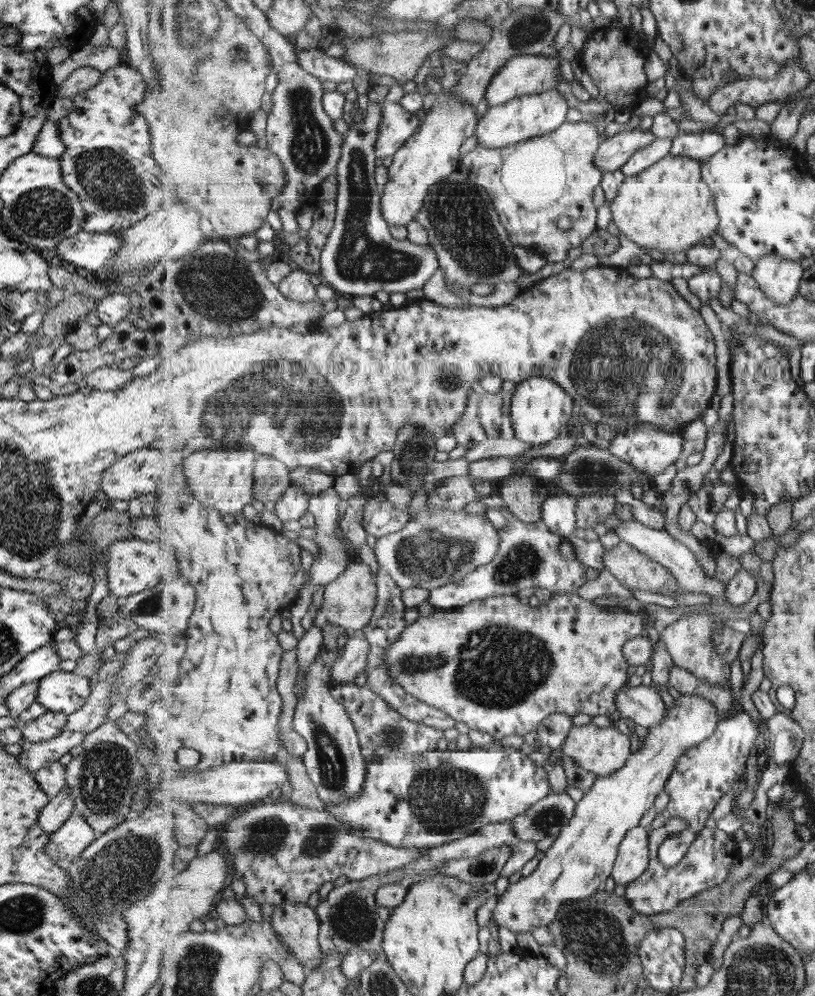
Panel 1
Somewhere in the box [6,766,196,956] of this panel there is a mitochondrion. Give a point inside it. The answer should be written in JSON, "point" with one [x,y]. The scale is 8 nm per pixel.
{"point":[118,869]}

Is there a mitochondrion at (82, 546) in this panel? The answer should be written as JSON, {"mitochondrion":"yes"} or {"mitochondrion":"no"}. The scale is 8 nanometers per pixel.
{"mitochondrion":"yes"}

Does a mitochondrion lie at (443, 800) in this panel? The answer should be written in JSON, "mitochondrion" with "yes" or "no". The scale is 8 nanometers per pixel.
{"mitochondrion":"yes"}

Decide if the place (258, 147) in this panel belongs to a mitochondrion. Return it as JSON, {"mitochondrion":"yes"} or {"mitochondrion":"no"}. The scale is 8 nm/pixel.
{"mitochondrion":"no"}

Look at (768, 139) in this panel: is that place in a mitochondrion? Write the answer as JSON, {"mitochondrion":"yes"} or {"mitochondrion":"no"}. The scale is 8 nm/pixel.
{"mitochondrion":"no"}

